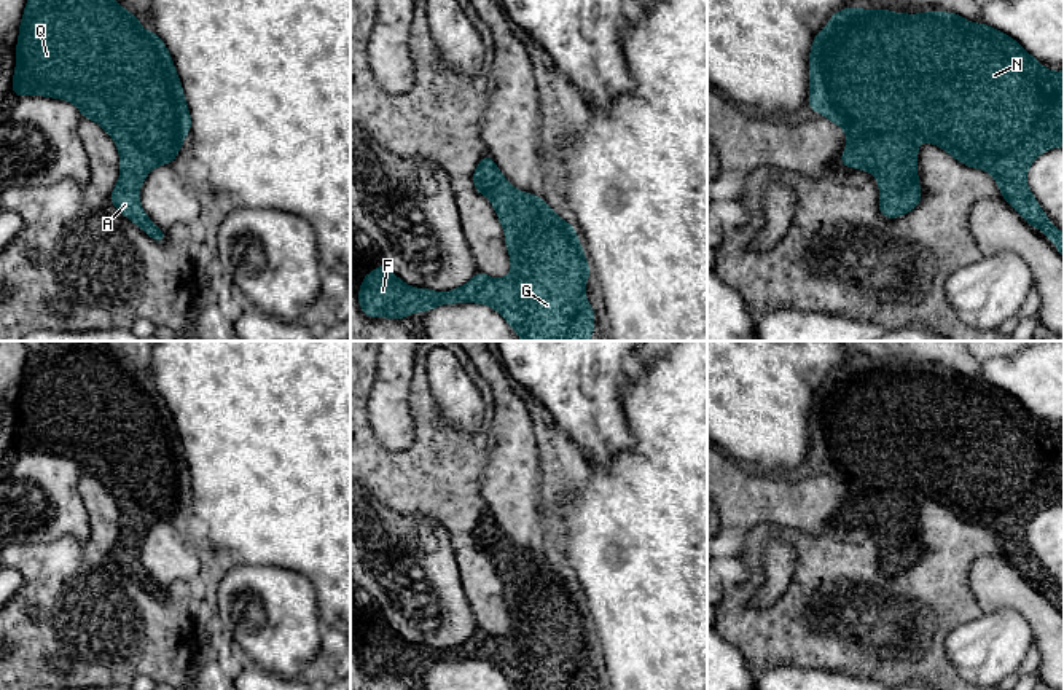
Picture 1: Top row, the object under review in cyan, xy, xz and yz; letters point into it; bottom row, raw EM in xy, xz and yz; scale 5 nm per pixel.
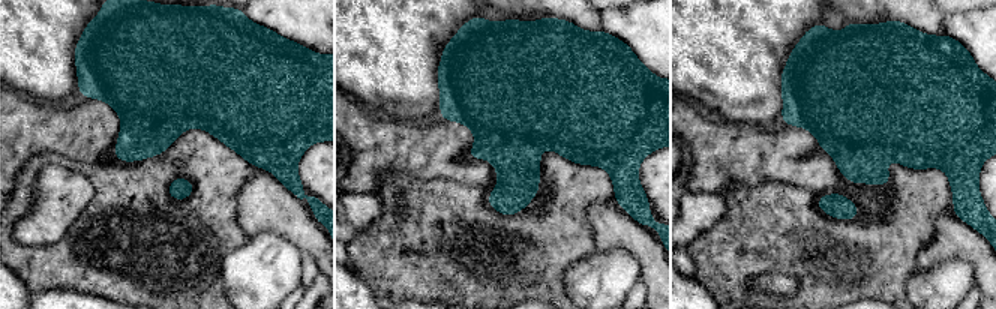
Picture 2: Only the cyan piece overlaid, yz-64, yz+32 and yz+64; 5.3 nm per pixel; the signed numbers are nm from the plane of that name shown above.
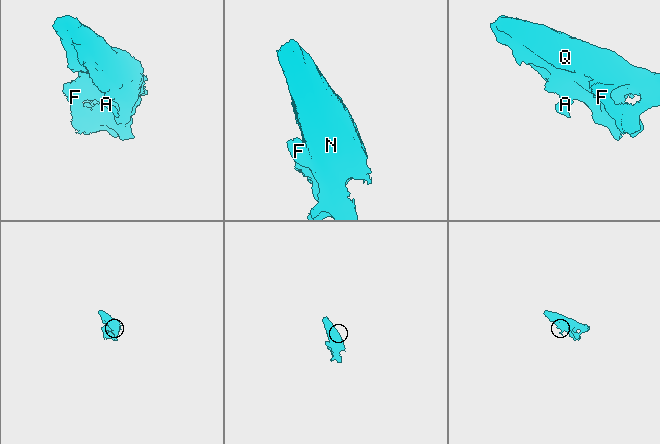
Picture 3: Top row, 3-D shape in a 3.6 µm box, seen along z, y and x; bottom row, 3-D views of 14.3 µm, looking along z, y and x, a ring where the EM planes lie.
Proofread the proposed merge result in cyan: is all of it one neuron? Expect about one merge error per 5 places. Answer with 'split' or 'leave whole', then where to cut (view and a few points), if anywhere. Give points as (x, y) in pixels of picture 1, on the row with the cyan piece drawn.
leave whole; cut none

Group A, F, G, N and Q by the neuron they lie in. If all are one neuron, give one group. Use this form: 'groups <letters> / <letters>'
groups A F G N Q

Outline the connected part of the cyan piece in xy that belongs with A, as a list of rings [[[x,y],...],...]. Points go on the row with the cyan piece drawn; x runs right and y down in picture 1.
[[[27,0],[16,59],[11,86],[16,96],[68,100],[110,134],[121,156],[111,204],[150,237],[166,242],[166,233],[145,215],[137,194],[153,167],[170,164],[180,153],[191,120],[172,57],[158,33],[143,32],[140,19],[116,0]]]

